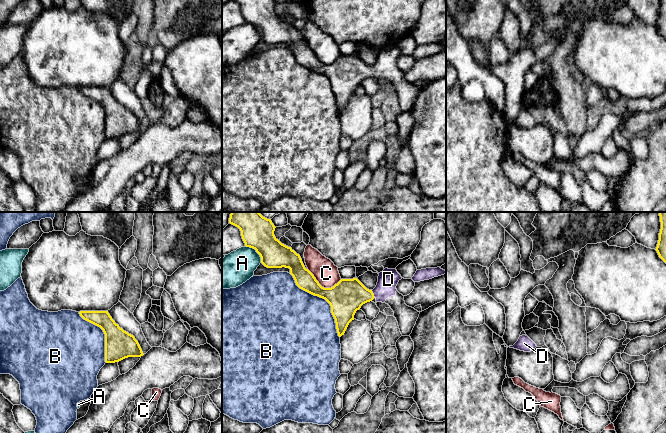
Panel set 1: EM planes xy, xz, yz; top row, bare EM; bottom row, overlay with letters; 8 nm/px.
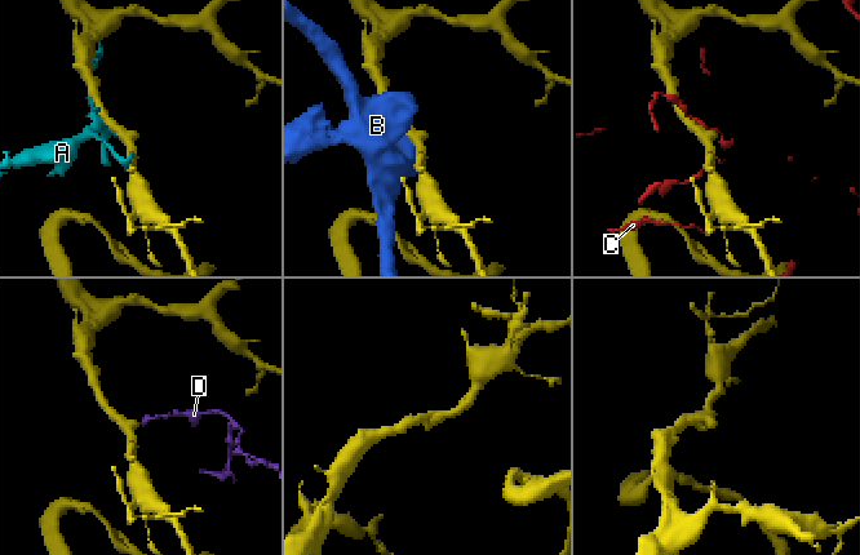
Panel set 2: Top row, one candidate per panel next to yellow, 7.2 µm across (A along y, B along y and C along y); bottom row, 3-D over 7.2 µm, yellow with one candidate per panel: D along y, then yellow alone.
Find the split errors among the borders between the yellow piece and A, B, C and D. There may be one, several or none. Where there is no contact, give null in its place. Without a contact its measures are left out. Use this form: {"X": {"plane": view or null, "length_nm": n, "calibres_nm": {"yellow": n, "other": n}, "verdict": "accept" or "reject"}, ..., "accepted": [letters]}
{"A": {"plane": "xz", "length_nm": 190, "calibres_nm": {"yellow": 220, "other": 260}, "verdict": "reject"}, "B": {"plane": "xz", "length_nm": 650, "calibres_nm": {"yellow": 280, "other": 460}, "verdict": "reject"}, "C": {"plane": "xz", "length_nm": 300, "calibres_nm": {"yellow": 280, "other": 190}, "verdict": "reject"}, "D": {"plane": "xz", "length_nm": 60, "calibres_nm": {"yellow": 280, "other": 160}, "verdict": "accept"}, "accepted": ["D"]}

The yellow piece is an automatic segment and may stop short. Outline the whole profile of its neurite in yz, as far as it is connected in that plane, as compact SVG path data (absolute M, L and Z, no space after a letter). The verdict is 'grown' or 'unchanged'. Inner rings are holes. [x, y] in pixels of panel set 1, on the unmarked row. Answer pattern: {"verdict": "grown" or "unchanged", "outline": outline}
{"verdict": "unchanged", "outline": "M661 0L659 16L655 26L659 33L666 39L666 0Z"}

